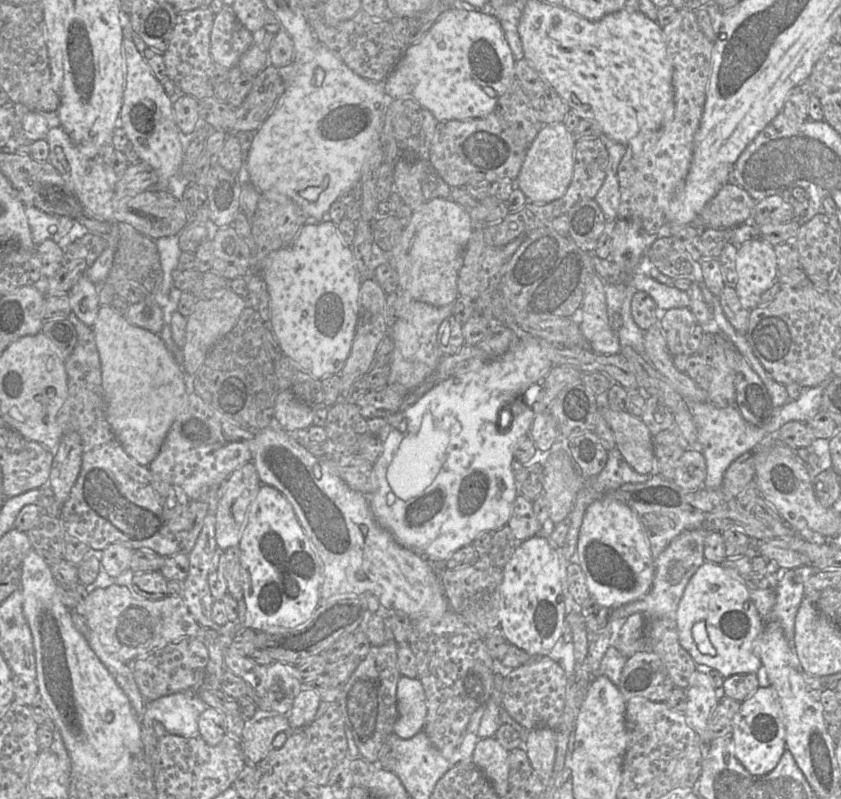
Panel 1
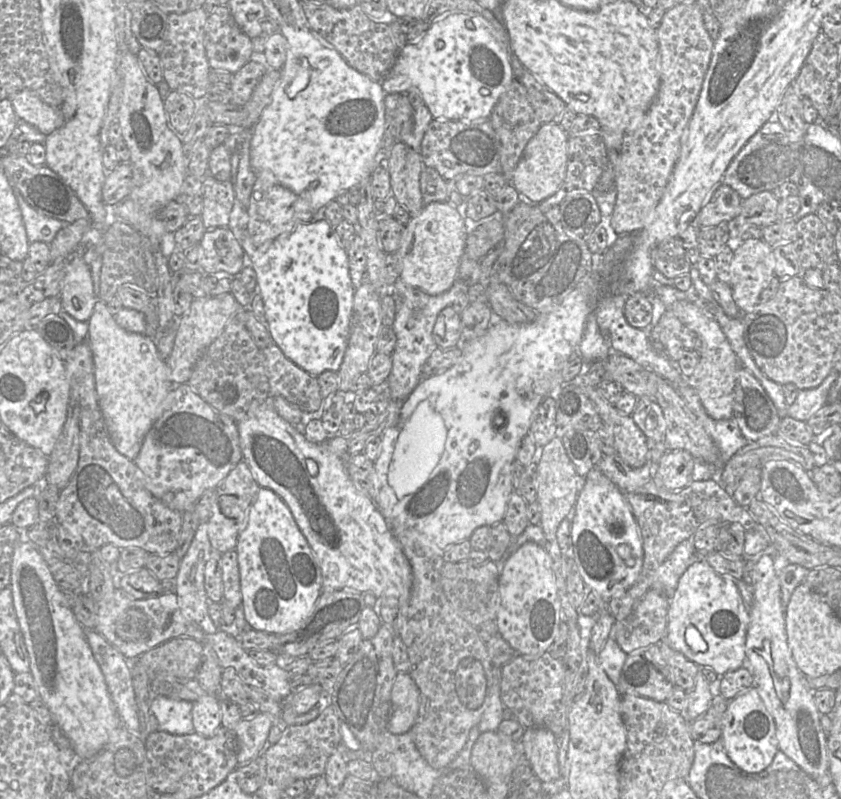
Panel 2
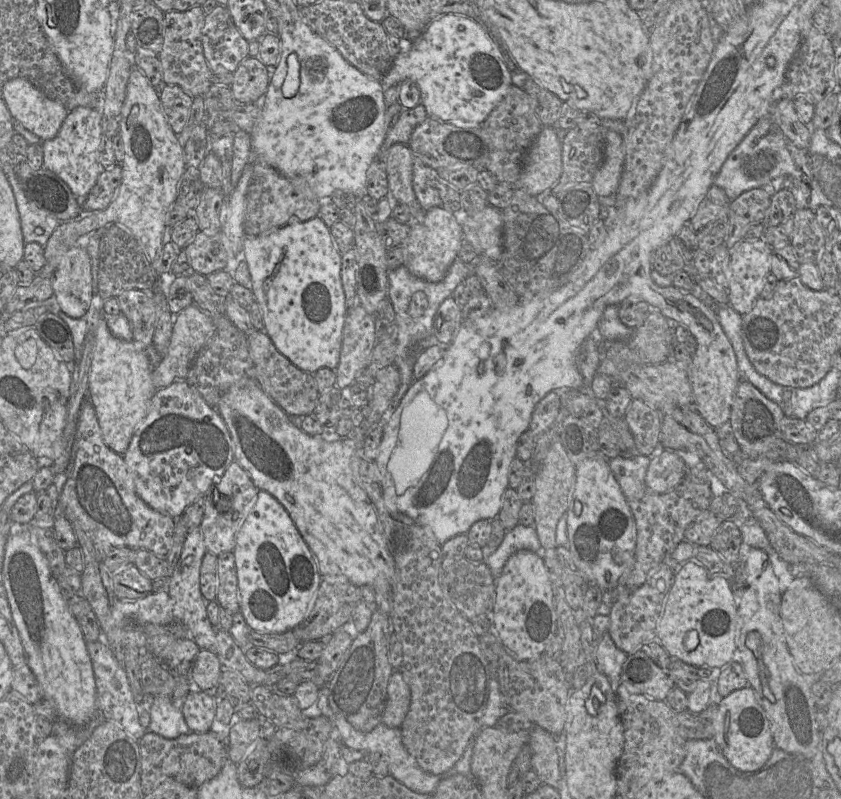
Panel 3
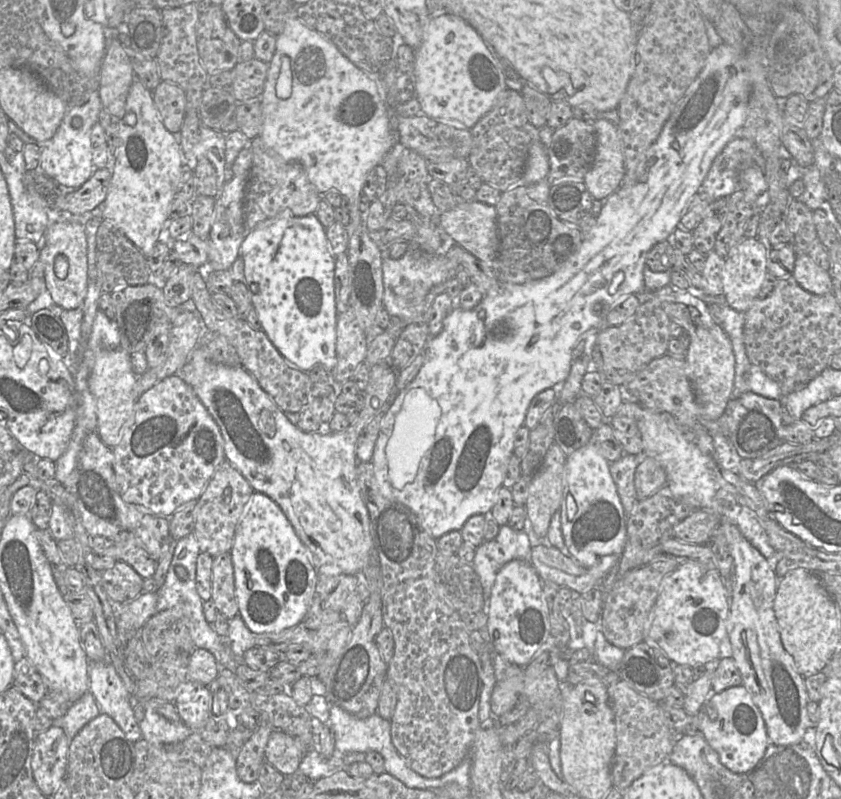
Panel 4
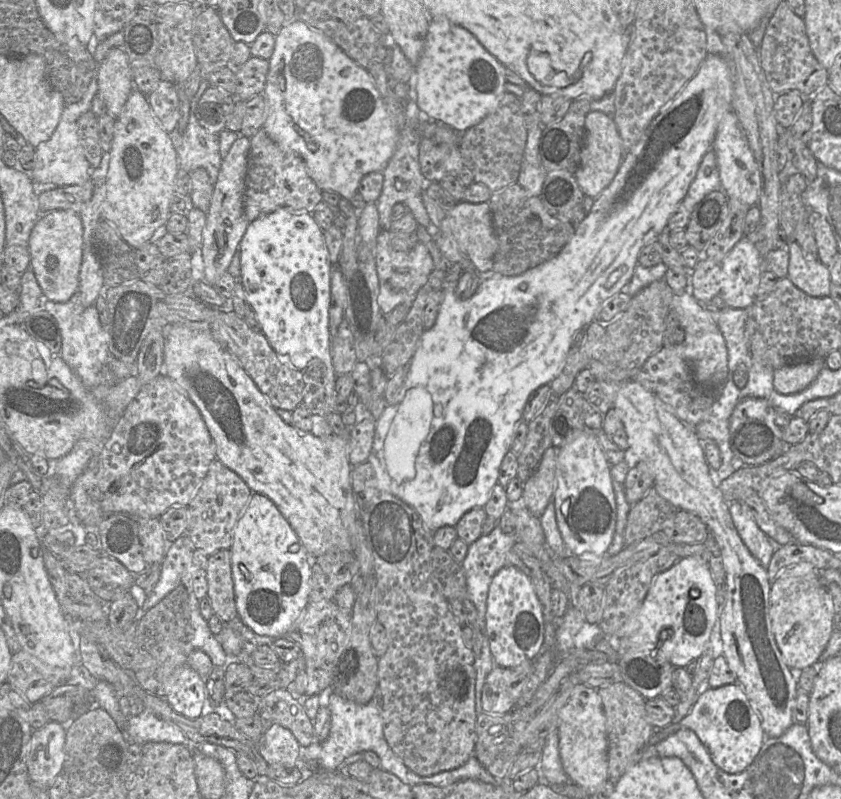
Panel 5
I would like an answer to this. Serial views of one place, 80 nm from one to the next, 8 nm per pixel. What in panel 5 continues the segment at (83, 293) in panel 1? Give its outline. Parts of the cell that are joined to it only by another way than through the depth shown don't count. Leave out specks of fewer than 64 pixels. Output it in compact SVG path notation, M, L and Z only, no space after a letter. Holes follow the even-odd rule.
M53 210L43 213L34 225L27 246L30 269L48 300L64 303L78 291L83 247L82 221L79 214L73 211Z

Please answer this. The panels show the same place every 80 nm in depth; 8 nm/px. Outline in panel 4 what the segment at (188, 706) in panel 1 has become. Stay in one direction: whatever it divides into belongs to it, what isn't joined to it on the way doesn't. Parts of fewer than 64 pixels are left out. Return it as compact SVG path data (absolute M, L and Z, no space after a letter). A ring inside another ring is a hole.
M145 708L145 716L139 722L141 736L153 744L170 745L187 738L192 730L182 721L172 722L153 708Z

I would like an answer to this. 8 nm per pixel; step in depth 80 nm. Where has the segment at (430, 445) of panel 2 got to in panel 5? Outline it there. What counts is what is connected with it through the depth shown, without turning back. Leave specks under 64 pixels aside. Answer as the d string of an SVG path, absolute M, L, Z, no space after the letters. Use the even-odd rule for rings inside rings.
M413 387L406 393L385 440L387 471L397 484L415 477L415 460L420 446L429 435L433 414L434 404L432 397L424 387Z

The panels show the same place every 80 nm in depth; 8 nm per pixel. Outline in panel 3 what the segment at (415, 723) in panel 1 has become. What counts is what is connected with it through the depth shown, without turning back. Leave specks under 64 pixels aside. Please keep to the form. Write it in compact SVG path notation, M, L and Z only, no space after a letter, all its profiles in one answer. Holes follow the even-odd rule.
M394 671L387 686L387 702L382 722L393 728L400 728L411 703L411 691L399 671Z

